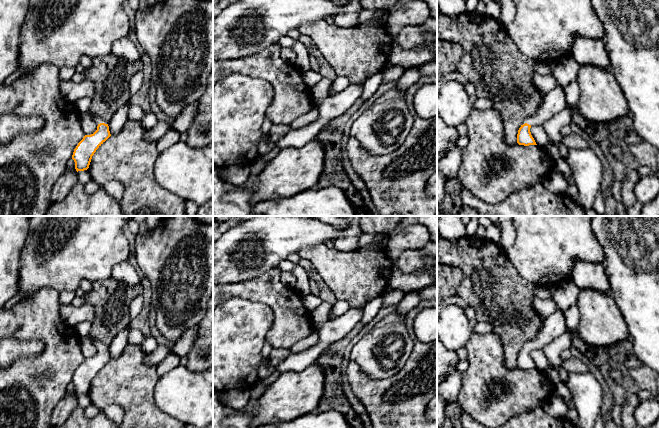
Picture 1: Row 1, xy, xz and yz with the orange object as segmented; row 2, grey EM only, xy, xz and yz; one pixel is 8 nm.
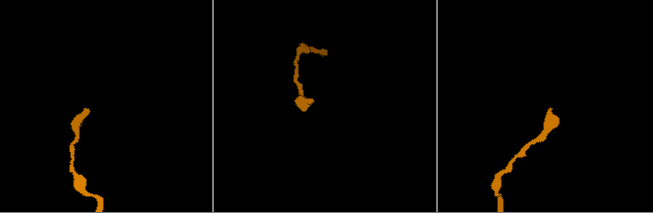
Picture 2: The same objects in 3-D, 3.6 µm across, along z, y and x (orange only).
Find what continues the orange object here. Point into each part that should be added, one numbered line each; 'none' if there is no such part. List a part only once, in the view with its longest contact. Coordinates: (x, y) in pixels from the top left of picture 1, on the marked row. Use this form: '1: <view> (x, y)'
1: yz (554, 102)

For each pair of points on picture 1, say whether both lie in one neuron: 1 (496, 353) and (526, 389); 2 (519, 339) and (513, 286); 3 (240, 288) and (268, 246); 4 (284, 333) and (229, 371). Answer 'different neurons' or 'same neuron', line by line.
1: same neuron
2: same neuron
3: different neurons
4: different neurons

